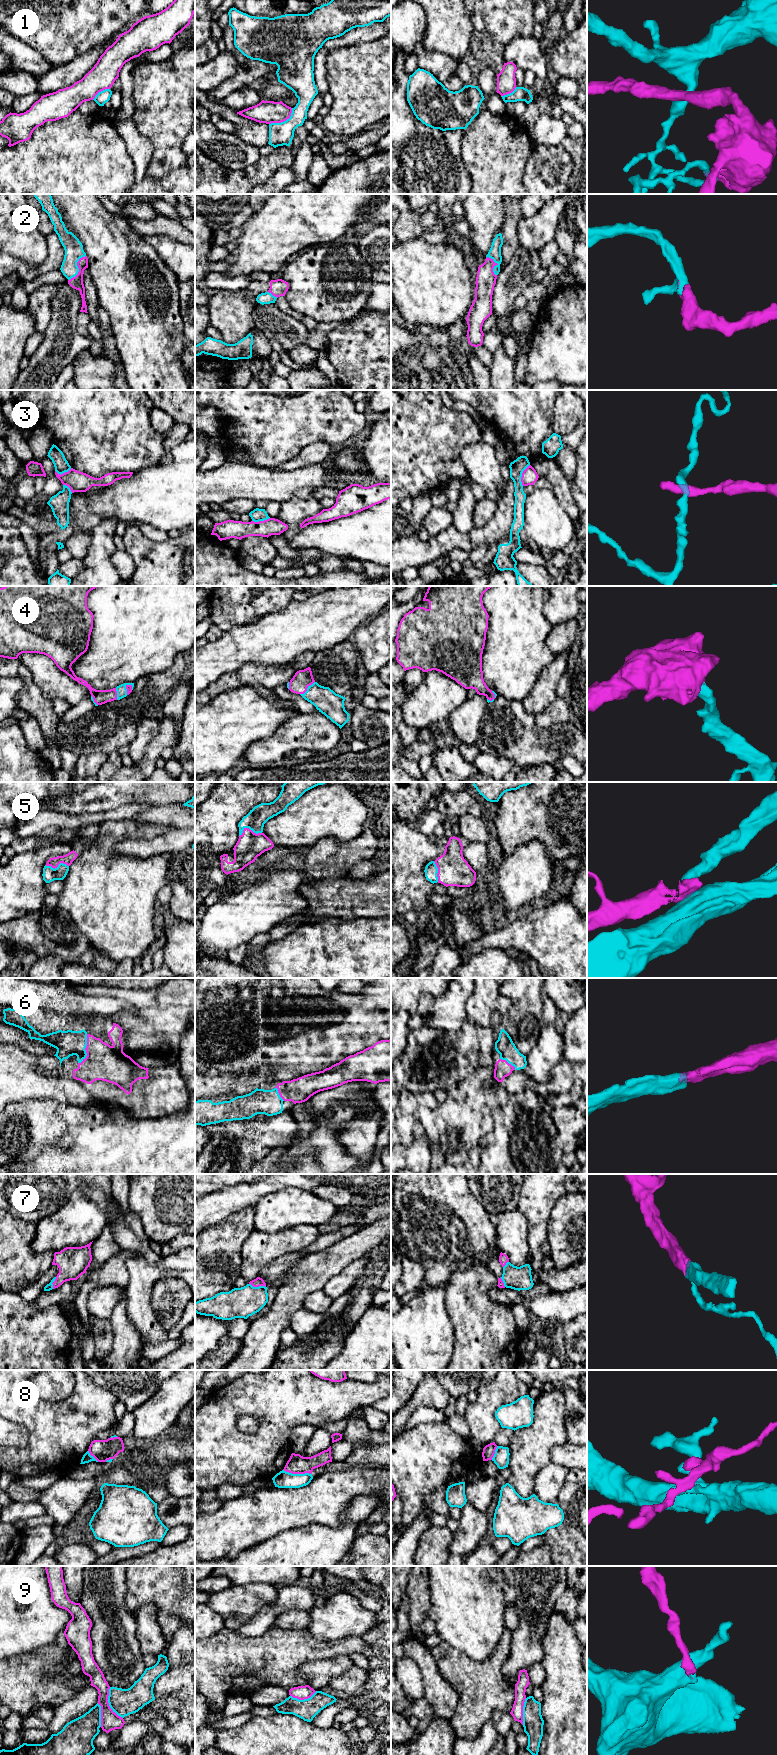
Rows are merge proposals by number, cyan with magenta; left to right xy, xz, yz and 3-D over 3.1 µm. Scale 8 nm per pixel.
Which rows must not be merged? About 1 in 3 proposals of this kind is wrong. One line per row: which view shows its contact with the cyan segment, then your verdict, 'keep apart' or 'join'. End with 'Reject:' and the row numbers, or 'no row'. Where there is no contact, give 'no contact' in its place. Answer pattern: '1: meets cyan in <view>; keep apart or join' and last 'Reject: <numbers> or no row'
1: meets cyan in xz; keep apart
2: meets cyan in xy; join
3: meets cyan in yz; keep apart
4: meets cyan in xz; join
5: meets cyan in xz; join
6: meets cyan in xy; join
7: meets cyan in xz; join
8: meets cyan in xz; keep apart
9: meets cyan in xy; keep apart
Reject: 1, 3, 8, 9

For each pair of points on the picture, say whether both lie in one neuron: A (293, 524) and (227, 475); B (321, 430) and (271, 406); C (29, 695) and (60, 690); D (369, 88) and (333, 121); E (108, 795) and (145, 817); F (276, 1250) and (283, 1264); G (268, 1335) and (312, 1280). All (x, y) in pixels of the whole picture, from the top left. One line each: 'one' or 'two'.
A: two
B: one
C: two
D: one
E: two
F: two
G: one

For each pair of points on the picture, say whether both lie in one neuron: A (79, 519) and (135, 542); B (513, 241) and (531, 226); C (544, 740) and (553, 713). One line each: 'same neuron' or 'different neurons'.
A: different neurons
B: different neurons
C: different neurons

